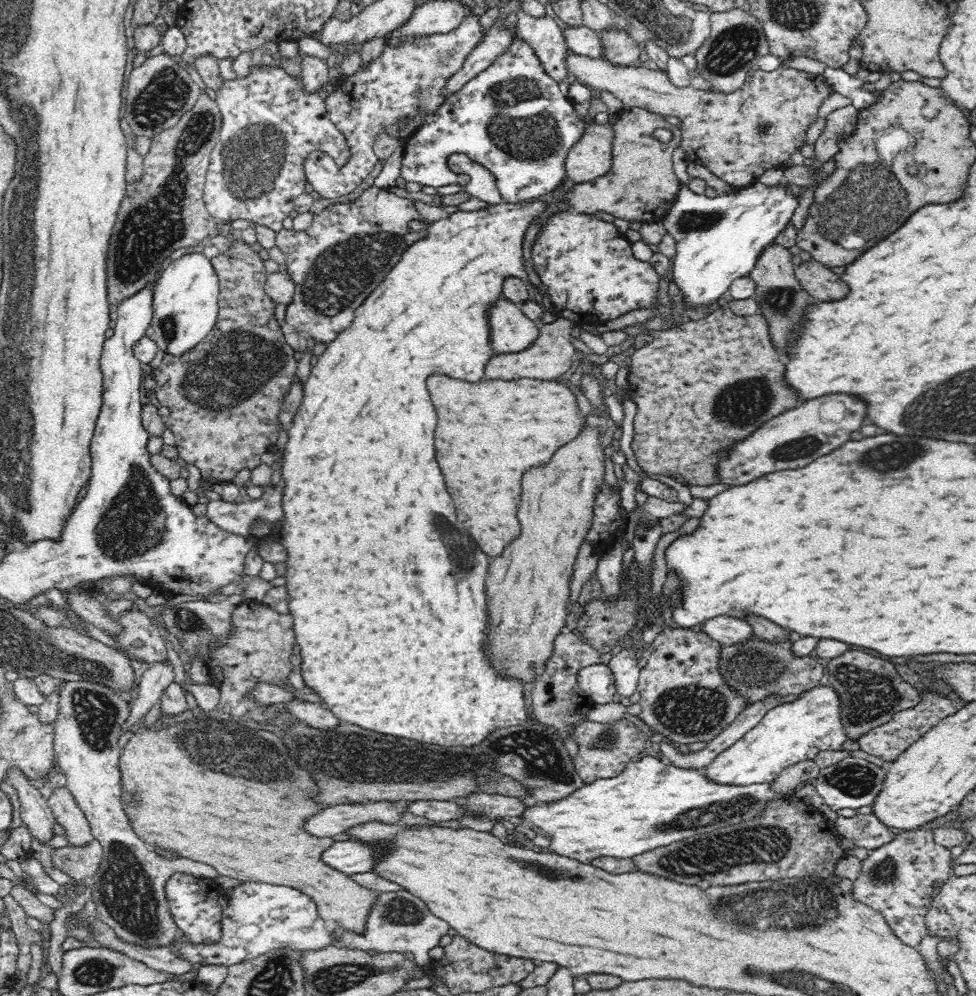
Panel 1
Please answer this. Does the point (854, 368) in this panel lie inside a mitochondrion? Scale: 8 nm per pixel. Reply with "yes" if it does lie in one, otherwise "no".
no

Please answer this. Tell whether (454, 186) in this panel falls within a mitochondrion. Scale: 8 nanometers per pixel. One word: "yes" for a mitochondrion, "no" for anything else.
no

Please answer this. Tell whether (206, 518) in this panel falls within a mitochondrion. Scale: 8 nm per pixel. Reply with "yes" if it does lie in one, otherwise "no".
no

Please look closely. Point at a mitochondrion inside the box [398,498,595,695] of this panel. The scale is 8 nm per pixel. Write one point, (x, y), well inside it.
(463, 558)

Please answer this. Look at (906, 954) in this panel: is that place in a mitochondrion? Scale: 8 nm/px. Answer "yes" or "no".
no

